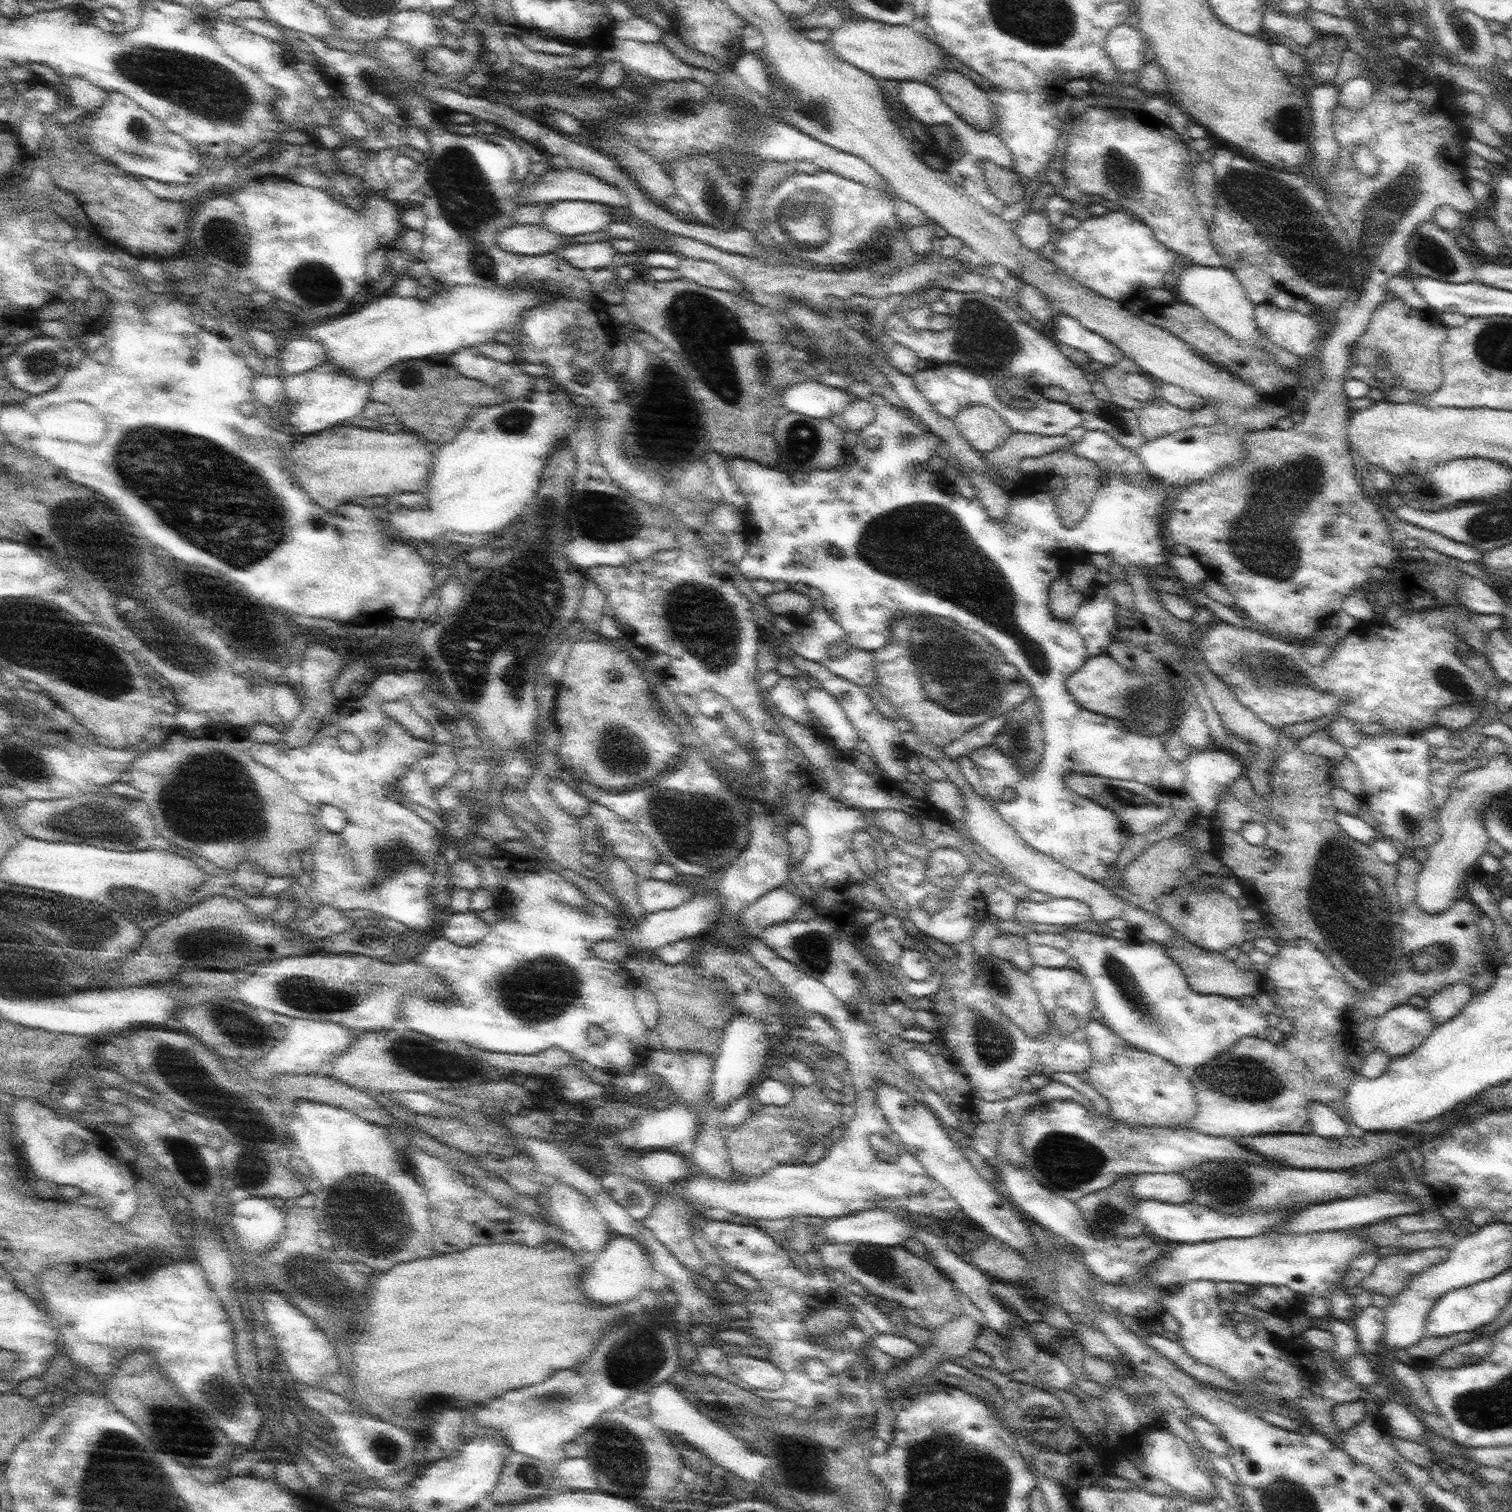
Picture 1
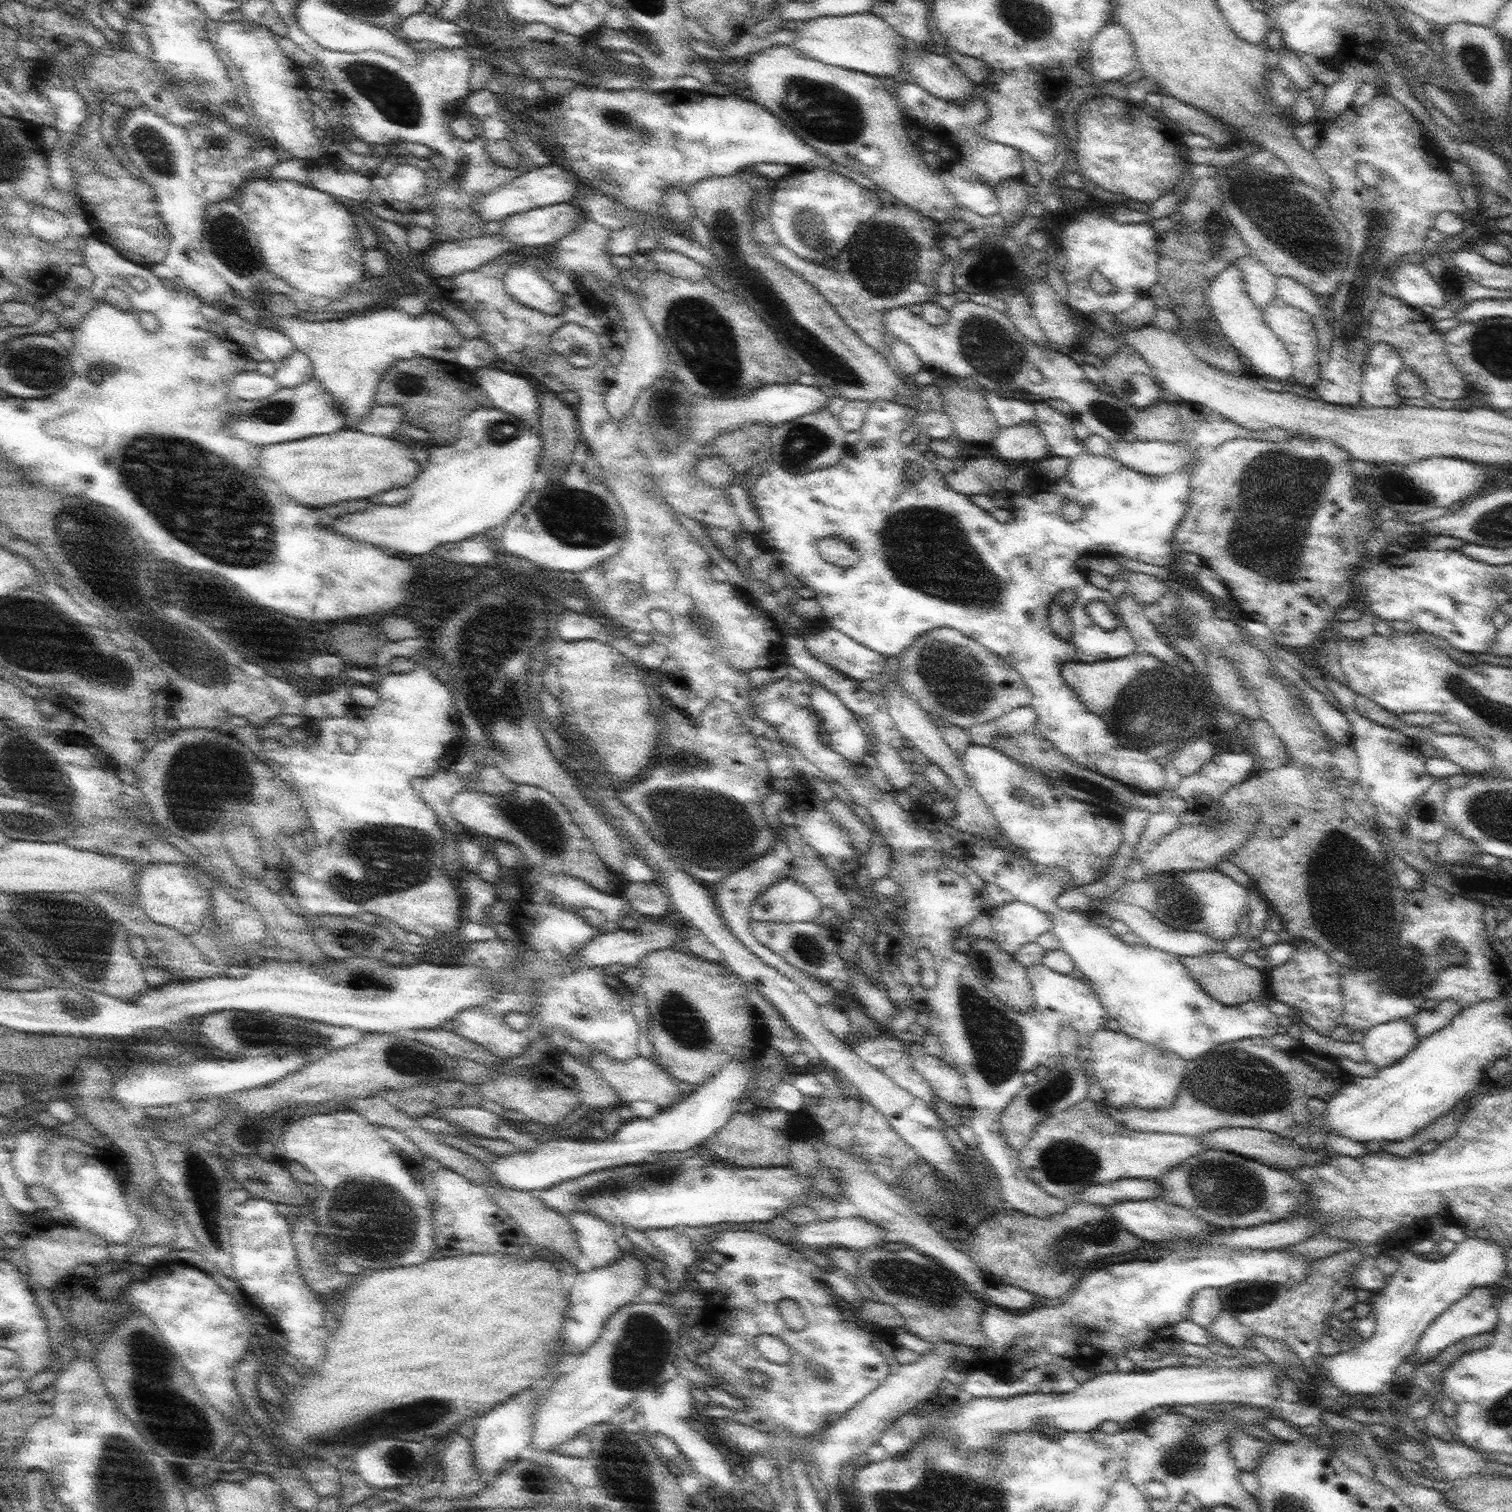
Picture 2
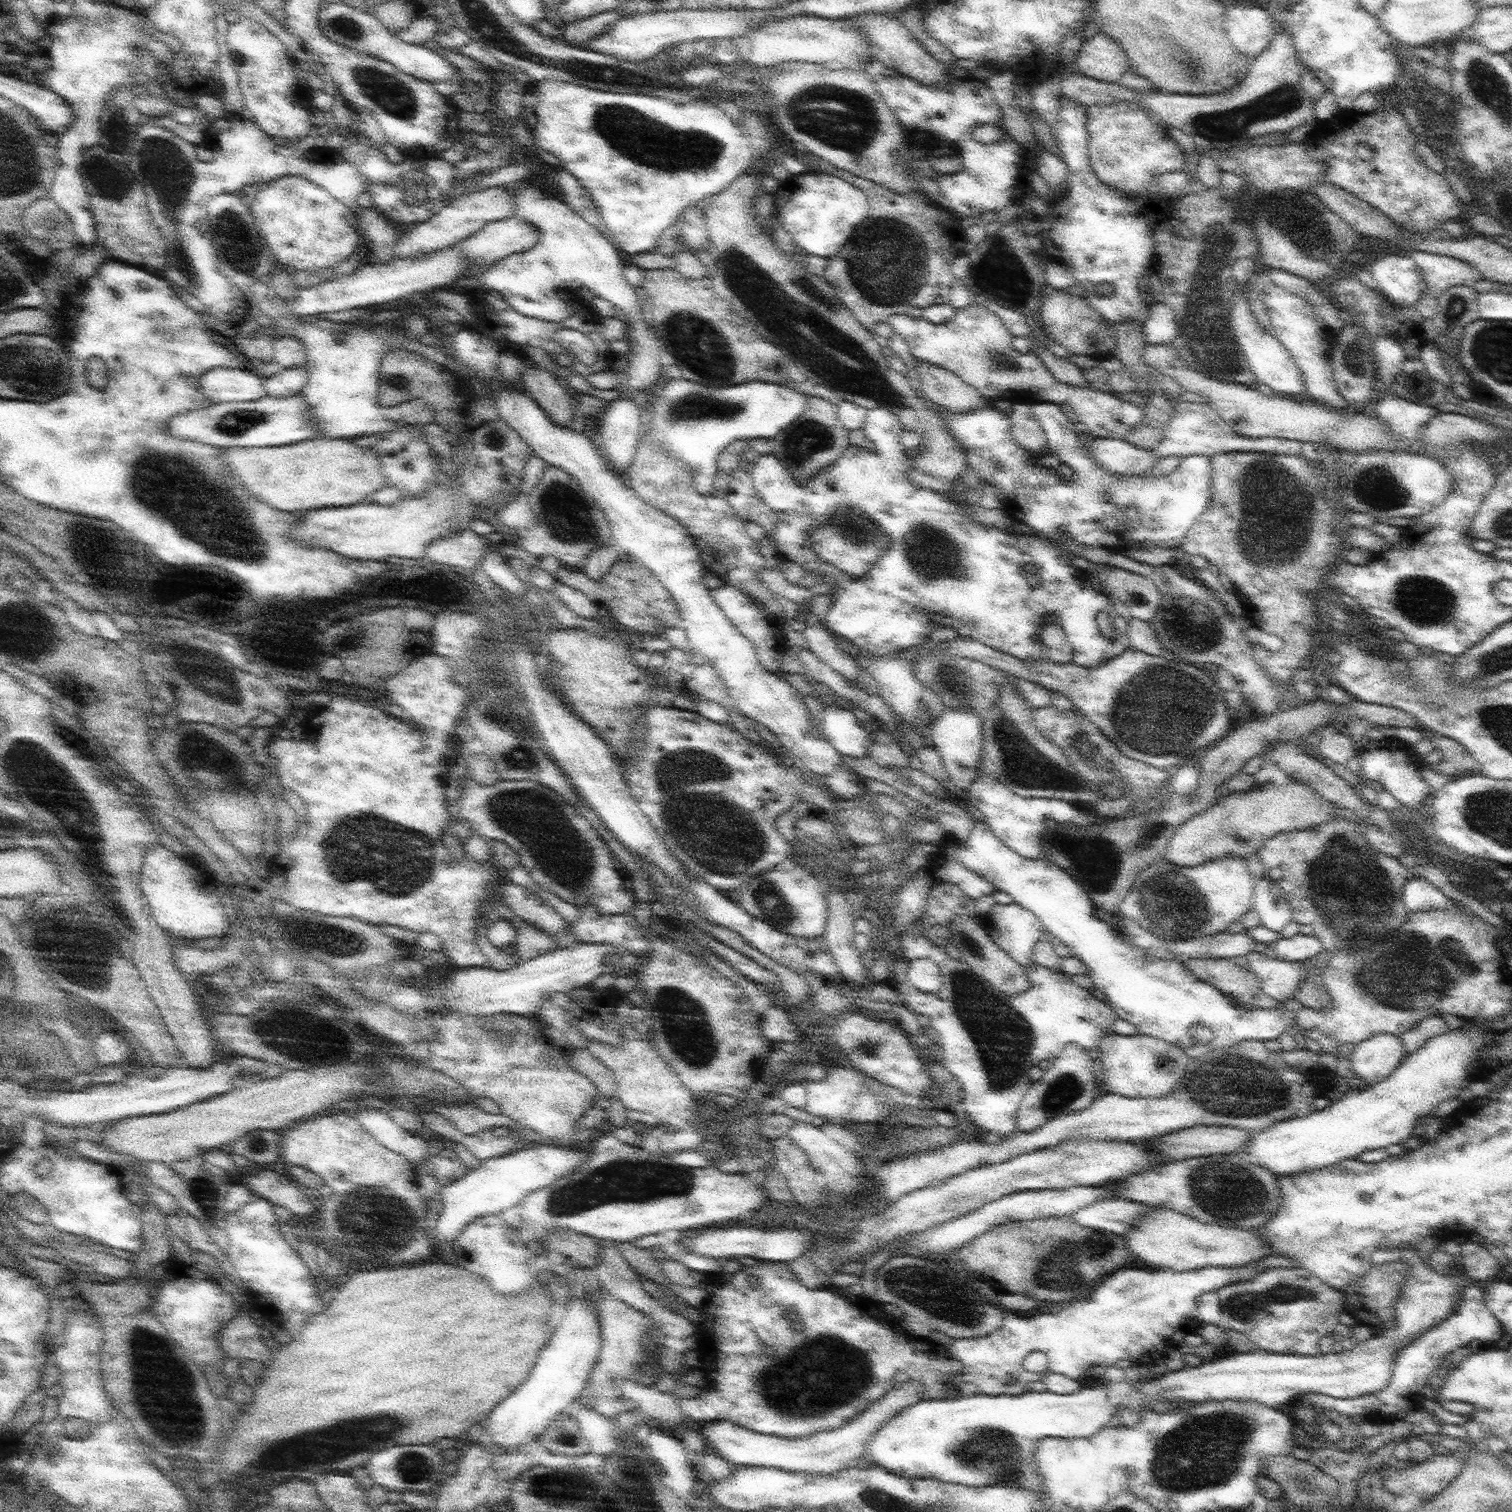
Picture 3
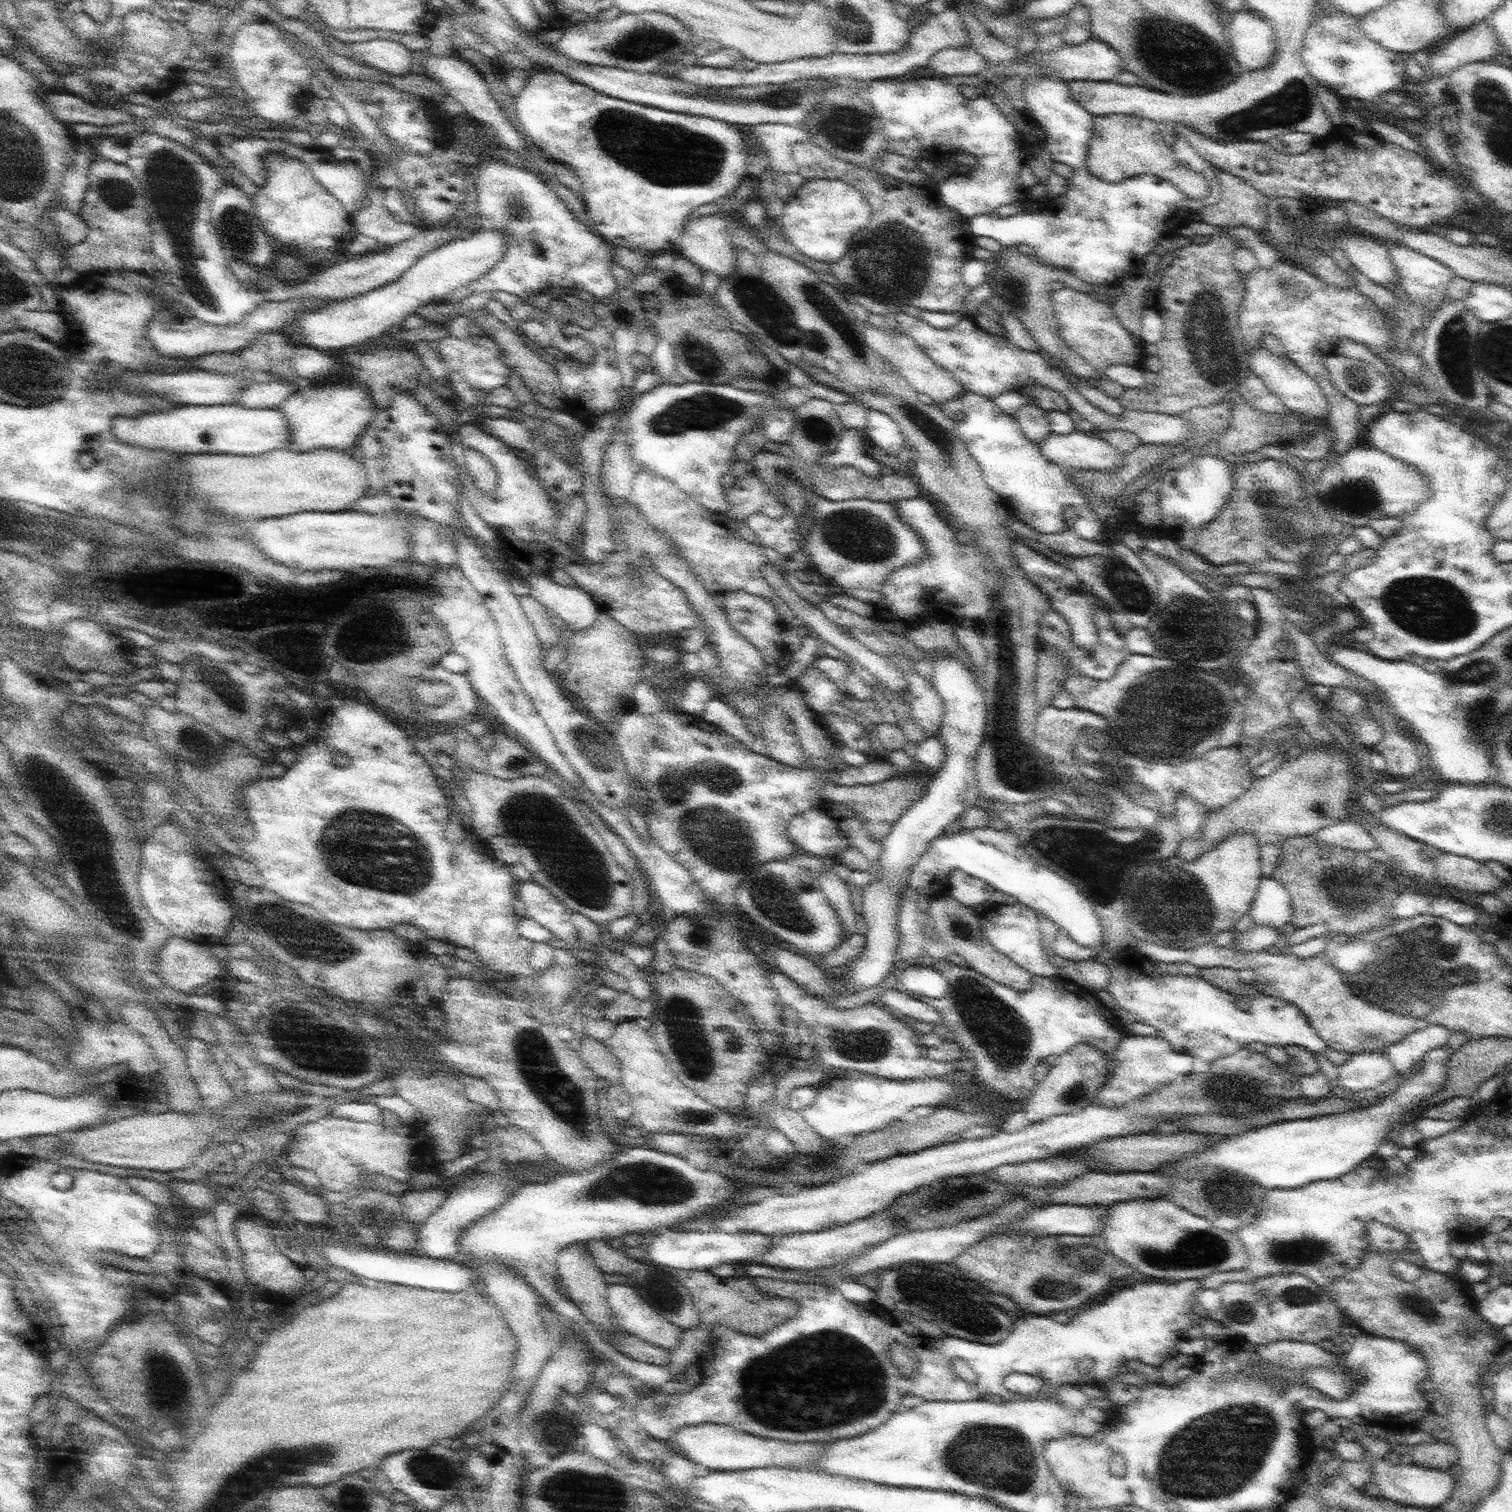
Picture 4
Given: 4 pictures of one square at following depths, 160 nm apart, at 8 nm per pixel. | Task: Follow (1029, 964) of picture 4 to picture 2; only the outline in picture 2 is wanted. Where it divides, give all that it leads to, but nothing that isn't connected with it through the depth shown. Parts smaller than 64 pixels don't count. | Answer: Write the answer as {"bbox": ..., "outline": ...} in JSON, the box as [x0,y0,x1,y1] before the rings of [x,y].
{"bbox":[987,899,1053,954],"outline":[[[1016,899],[1002,908],[991,908],[987,913],[996,933],[996,942],[1010,954],[1053,927],[1047,912]]]}

